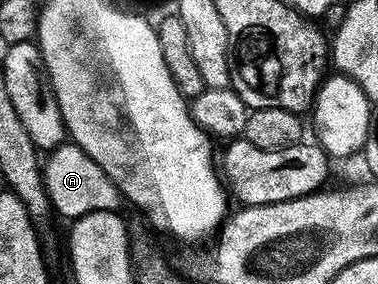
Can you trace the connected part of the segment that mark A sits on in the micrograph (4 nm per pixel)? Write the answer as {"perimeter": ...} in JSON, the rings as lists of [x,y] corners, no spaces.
{"perimeter":[[[75,143],[62,144],[49,152],[42,172],[44,185],[55,214],[68,217],[67,220],[72,221],[94,211],[117,210],[122,203],[118,187]]]}

